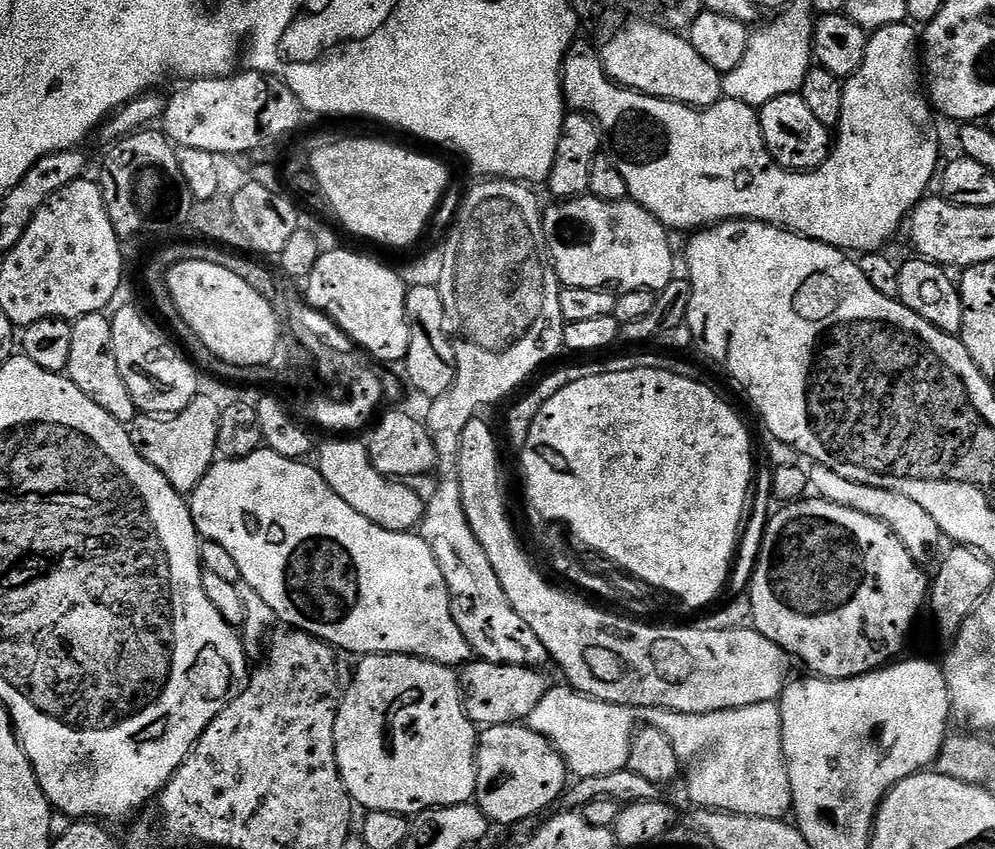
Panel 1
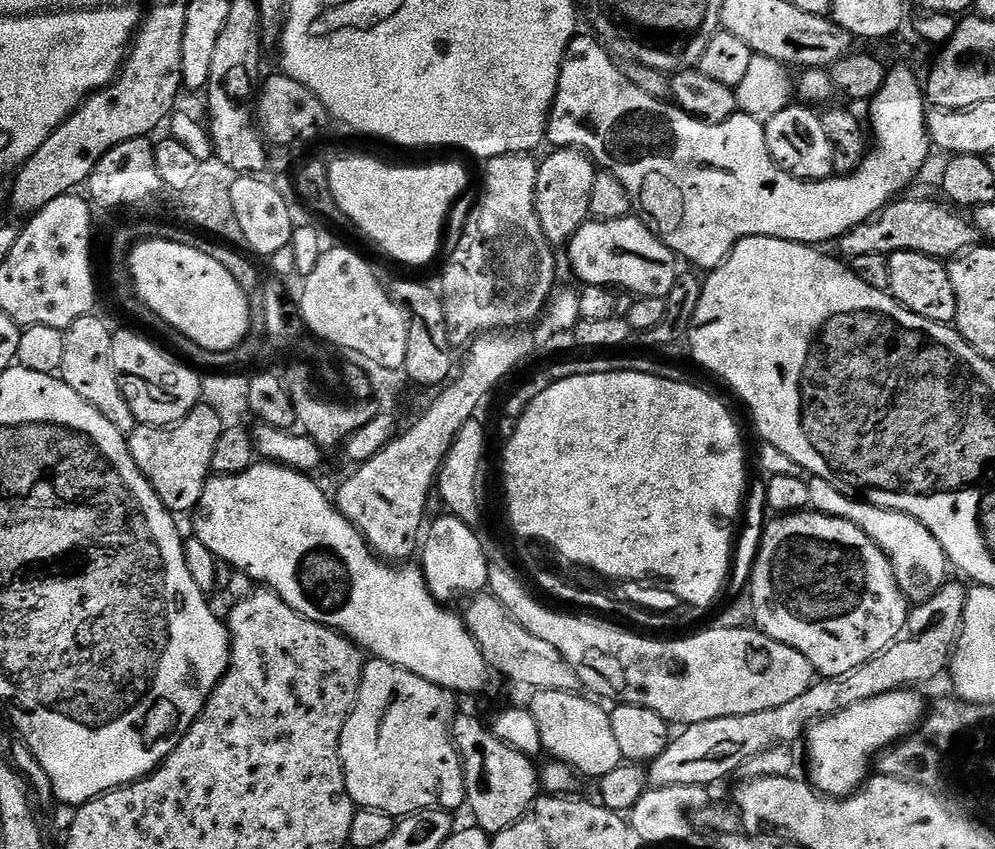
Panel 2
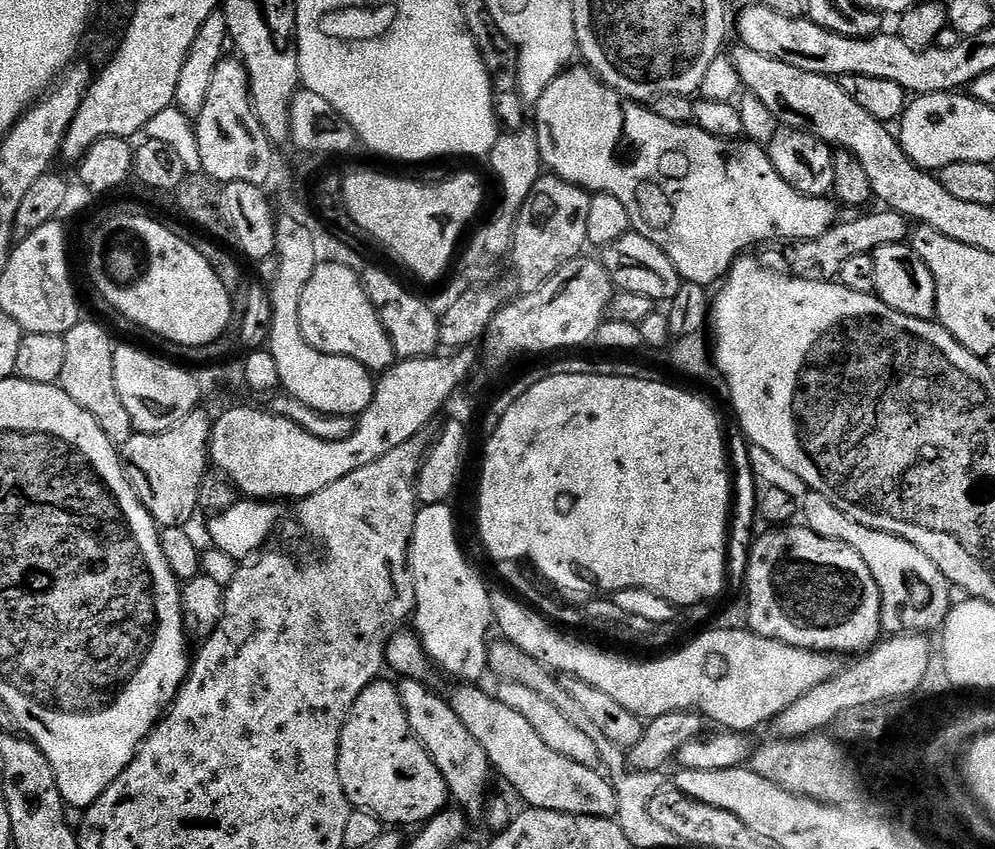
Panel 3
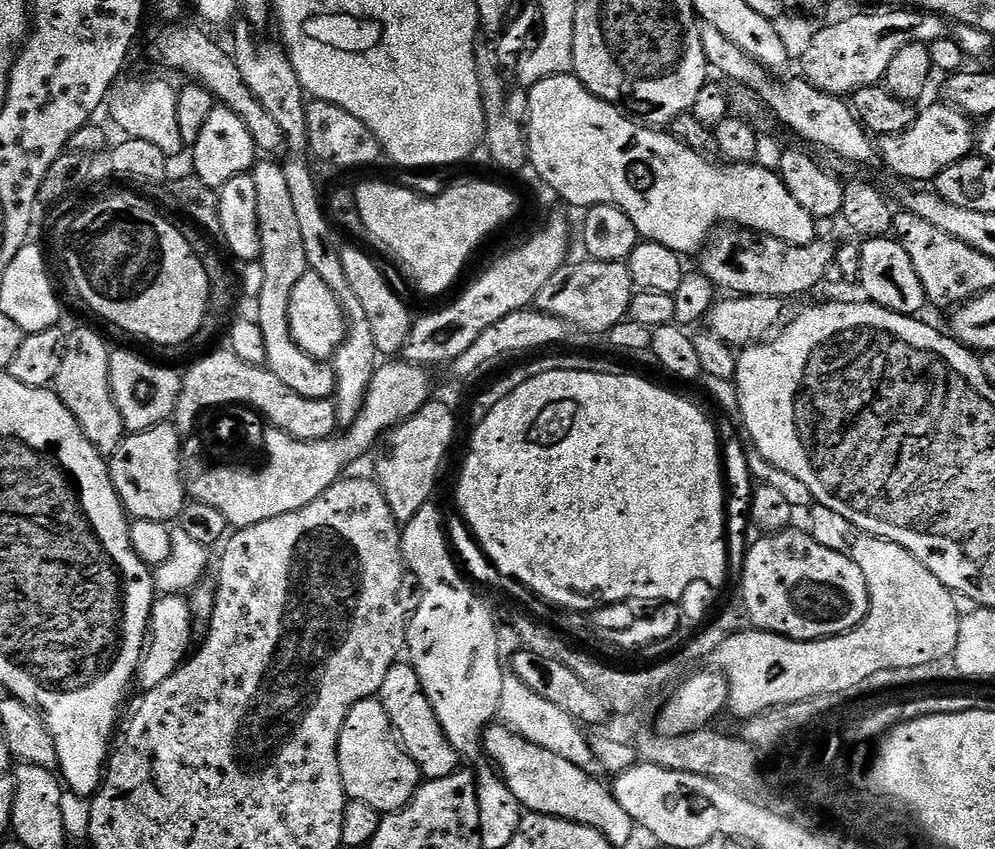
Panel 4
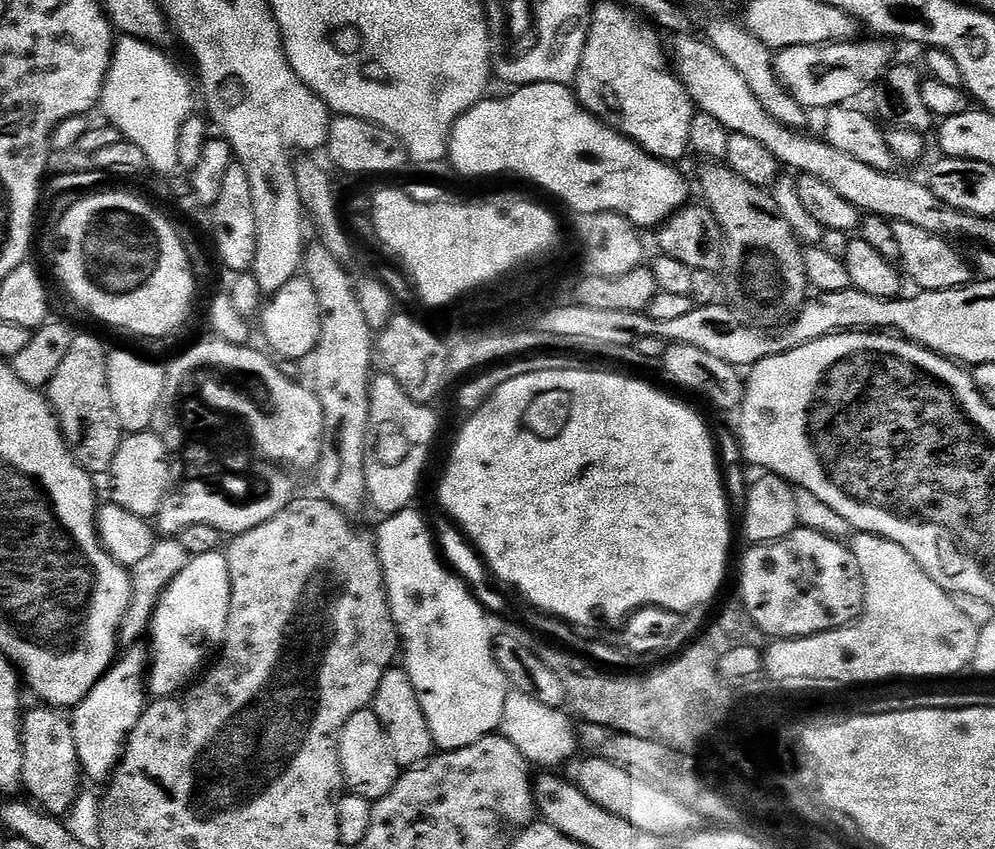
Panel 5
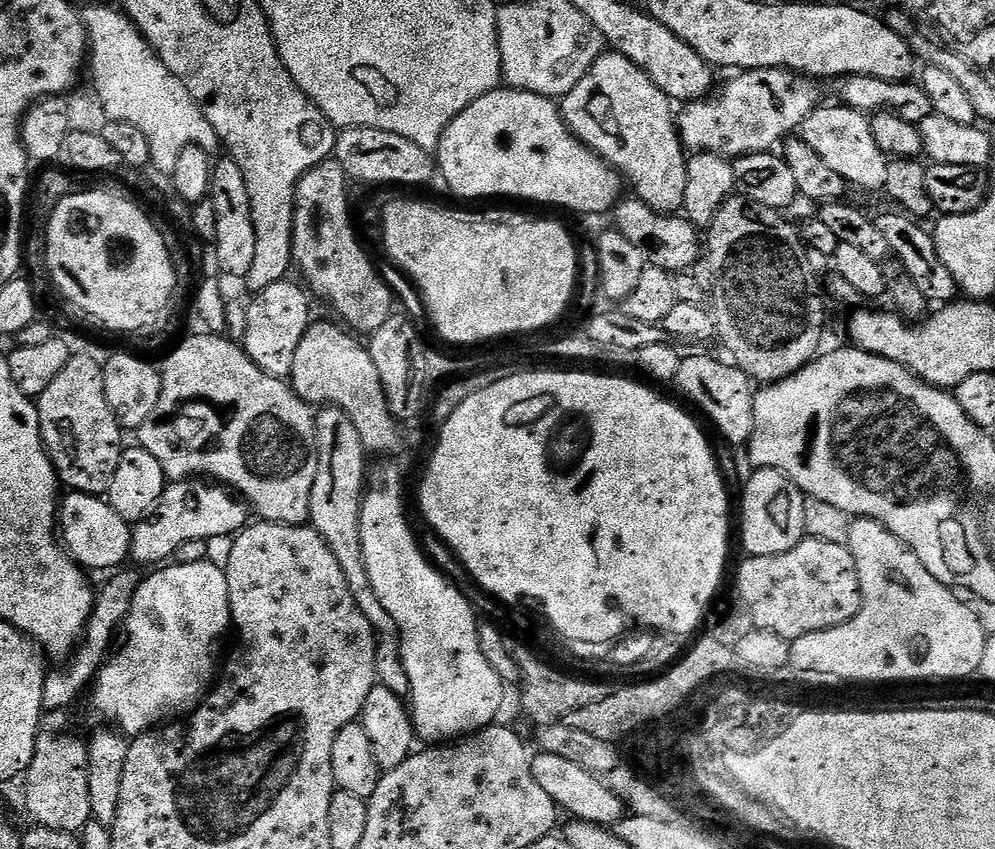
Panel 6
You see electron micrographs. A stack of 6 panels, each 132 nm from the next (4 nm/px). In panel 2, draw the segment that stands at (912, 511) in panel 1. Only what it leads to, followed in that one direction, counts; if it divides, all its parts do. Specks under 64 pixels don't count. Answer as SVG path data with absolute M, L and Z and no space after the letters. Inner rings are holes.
M817 476L808 480L808 489L810 490L810 505L815 511L834 518L842 518L846 522L854 522L854 526L858 526L858 530L862 530L862 534L869 536L886 553L902 594L913 605L934 598L934 594L938 594L938 590L944 587L949 579L948 572L950 573L948 556L942 550L942 542L938 542L938 538L934 538L934 534L930 534L930 530L926 530L926 526L922 526L922 522L918 522L918 518L910 518L910 514L902 514L898 510L886 510L882 506L874 506L866 503L865 500L857 500L854 496L842 494L834 486L830 486L830 482Z

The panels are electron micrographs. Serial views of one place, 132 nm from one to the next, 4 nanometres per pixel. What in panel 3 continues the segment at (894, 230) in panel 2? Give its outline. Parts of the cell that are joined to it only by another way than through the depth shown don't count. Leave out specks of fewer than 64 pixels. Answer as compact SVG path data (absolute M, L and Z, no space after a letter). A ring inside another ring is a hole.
M879 210L856 214L853 220L841 219L832 225L826 234L813 240L791 241L788 252L787 271L801 280L830 280L835 281L842 270L842 262L846 258L854 258L858 254L871 254L877 248L887 244L903 244L909 239L910 224L902 214L891 210Z

